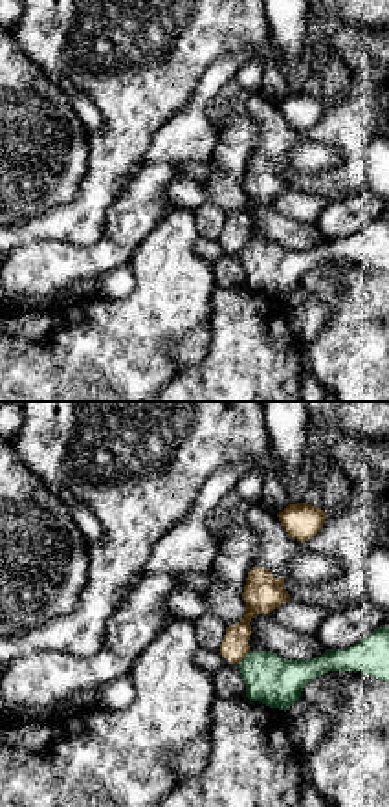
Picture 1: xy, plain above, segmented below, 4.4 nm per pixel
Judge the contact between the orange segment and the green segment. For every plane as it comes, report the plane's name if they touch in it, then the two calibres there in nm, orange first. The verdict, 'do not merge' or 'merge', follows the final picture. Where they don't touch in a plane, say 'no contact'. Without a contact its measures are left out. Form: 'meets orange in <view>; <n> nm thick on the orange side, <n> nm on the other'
meets orange in xy; 130 nm thick on the orange side, 220 nm on the other

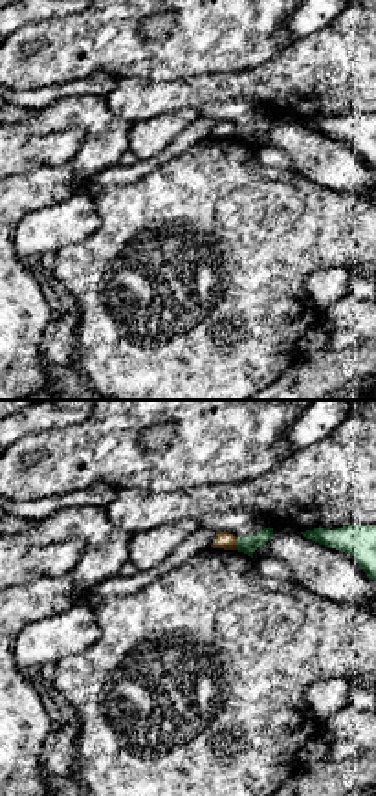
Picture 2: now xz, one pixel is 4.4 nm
meets orange in xz; 80 nm thick on the orange side, 80 nm on the other

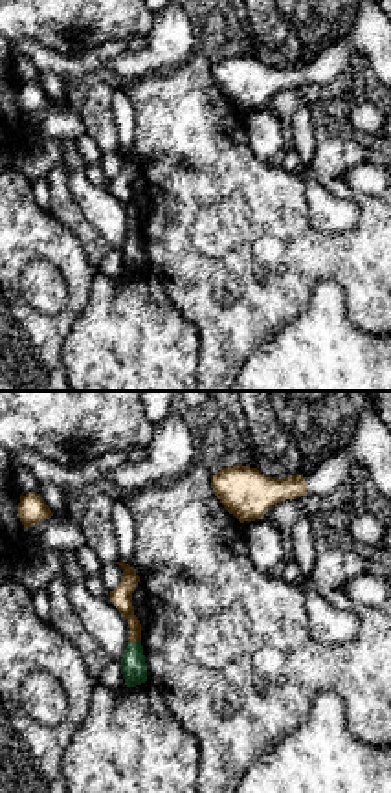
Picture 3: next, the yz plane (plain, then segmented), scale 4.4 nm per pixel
meets orange in yz; 100 nm thick on the orange side, 110 nm on the other

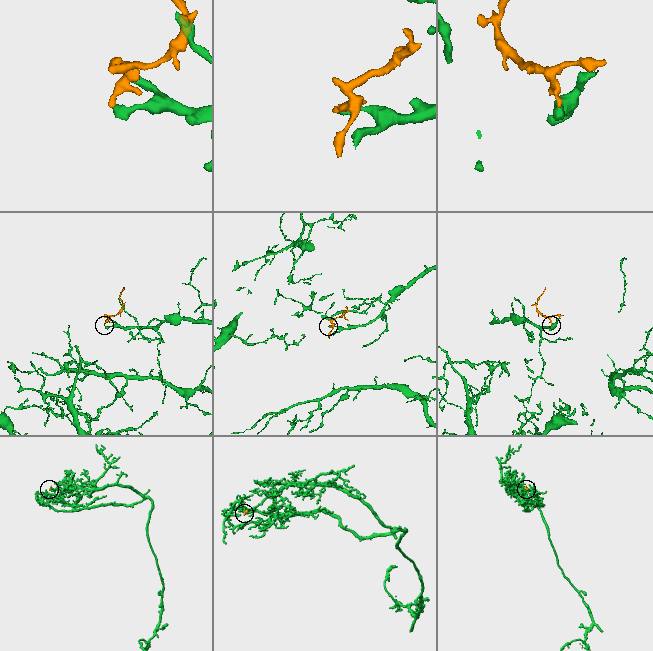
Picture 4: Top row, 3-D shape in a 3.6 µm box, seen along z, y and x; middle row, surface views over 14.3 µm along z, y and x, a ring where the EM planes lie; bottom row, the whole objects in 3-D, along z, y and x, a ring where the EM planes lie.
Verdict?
do not merge

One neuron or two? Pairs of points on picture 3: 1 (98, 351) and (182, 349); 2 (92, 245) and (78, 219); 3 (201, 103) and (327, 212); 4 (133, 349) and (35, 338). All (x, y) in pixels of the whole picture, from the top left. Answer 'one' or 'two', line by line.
1: one
2: one
3: two
4: two

